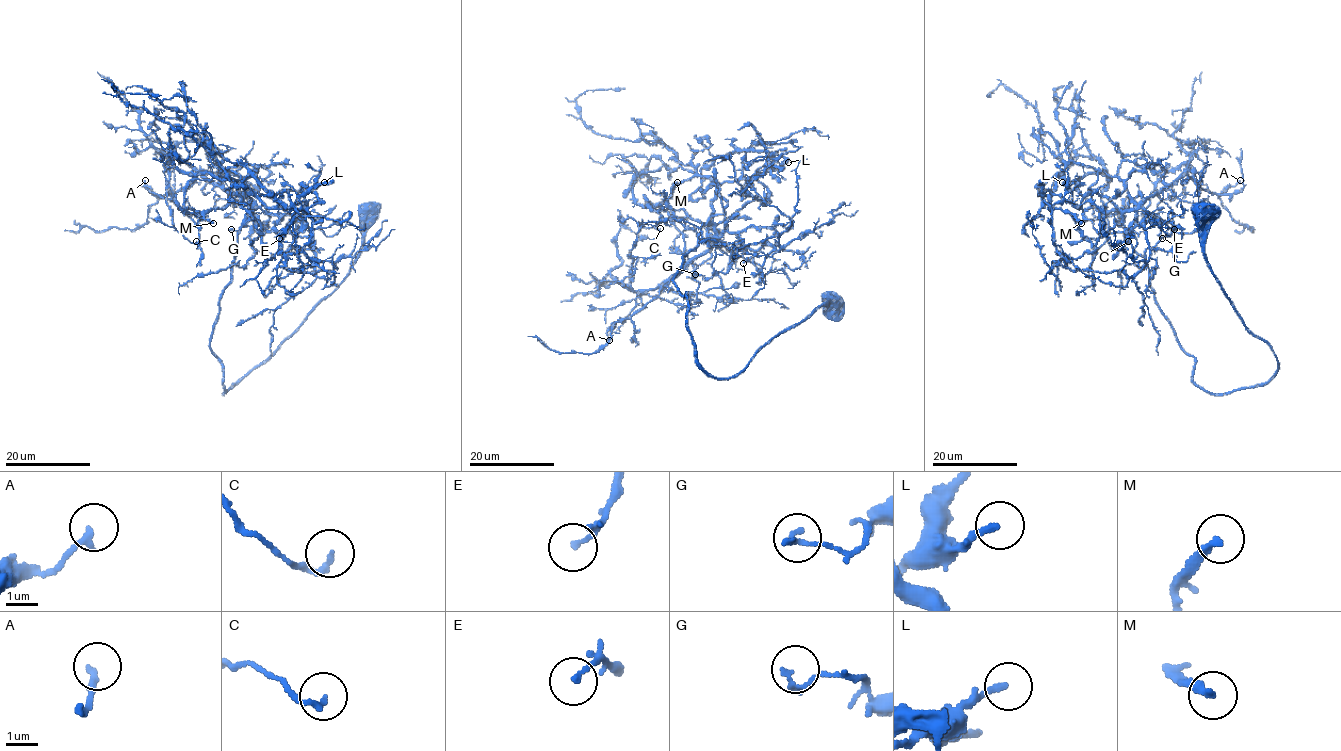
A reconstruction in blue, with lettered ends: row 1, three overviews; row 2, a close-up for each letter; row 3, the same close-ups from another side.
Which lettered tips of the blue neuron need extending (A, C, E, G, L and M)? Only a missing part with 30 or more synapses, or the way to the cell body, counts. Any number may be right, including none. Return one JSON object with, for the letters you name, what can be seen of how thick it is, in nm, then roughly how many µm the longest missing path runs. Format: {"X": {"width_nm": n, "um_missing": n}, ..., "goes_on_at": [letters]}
{"M": {"width_nm": 240, "um_missing": 35}, "goes_on_at": ["M"]}

